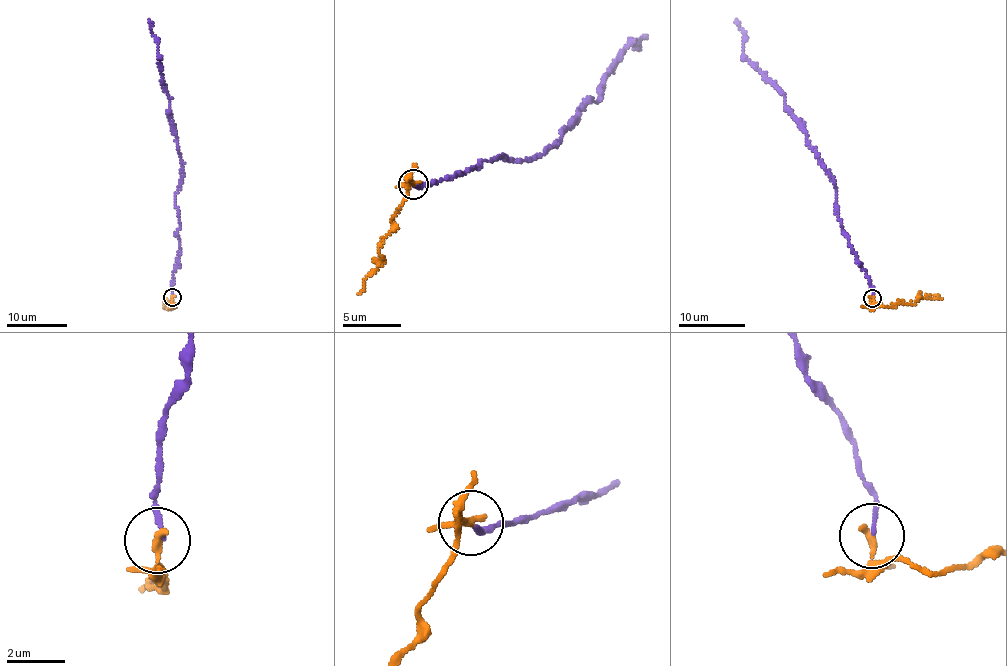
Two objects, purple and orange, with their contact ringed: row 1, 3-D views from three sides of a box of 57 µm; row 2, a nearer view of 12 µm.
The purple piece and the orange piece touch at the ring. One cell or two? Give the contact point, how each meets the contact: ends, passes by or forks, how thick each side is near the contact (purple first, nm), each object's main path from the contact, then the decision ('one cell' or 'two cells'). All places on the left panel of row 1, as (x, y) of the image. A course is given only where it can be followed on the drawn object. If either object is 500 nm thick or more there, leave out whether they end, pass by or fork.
(172, 297) | purple ends | orange passes by | 130/170 nm | purple via (173, 297), (180, 222), (175, 195), (183, 172), (169, 113), (171, 101), (159, 69), (150, 20) | orange via (173, 297), (174, 309), (170, 306), (169, 308), (168, 304), (163, 307) | two cells

